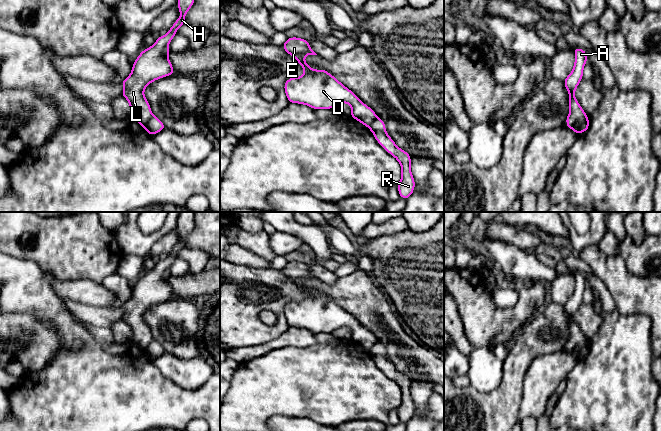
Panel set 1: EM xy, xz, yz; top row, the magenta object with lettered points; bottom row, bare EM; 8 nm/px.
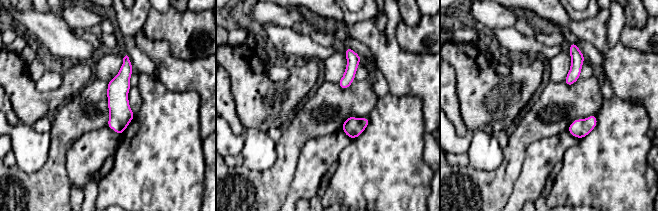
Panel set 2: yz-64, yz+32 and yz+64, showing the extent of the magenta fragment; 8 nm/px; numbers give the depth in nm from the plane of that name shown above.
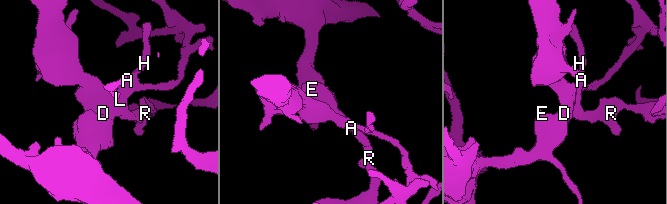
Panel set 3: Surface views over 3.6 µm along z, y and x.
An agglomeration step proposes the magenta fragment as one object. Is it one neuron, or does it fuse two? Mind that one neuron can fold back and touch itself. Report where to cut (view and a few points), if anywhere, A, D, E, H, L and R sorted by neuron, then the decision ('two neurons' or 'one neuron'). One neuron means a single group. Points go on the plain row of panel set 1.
cut yz (587, 340), (580, 343), (572, 353); groups A D E H L / R; two neurons

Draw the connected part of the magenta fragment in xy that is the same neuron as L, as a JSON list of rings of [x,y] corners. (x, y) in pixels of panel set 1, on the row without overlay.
[[[180,212],[177,223],[180,241],[166,259],[161,259],[151,271],[140,276],[133,286],[131,297],[121,306],[123,309],[121,319],[129,327],[131,340],[144,352],[153,340],[144,314],[155,304],[174,299],[173,289],[168,282],[171,276],[169,267],[176,260],[176,255],[185,248],[185,239],[194,225],[194,212]]]

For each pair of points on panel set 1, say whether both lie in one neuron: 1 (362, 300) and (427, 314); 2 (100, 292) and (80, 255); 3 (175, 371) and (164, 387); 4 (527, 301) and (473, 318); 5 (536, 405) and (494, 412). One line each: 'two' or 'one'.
1: two
2: two
3: two
4: one
5: two

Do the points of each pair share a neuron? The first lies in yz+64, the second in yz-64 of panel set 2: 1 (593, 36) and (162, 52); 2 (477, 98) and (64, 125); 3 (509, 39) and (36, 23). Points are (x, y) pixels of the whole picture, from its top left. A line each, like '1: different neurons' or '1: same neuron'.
1: same neuron
2: different neurons
3: same neuron

